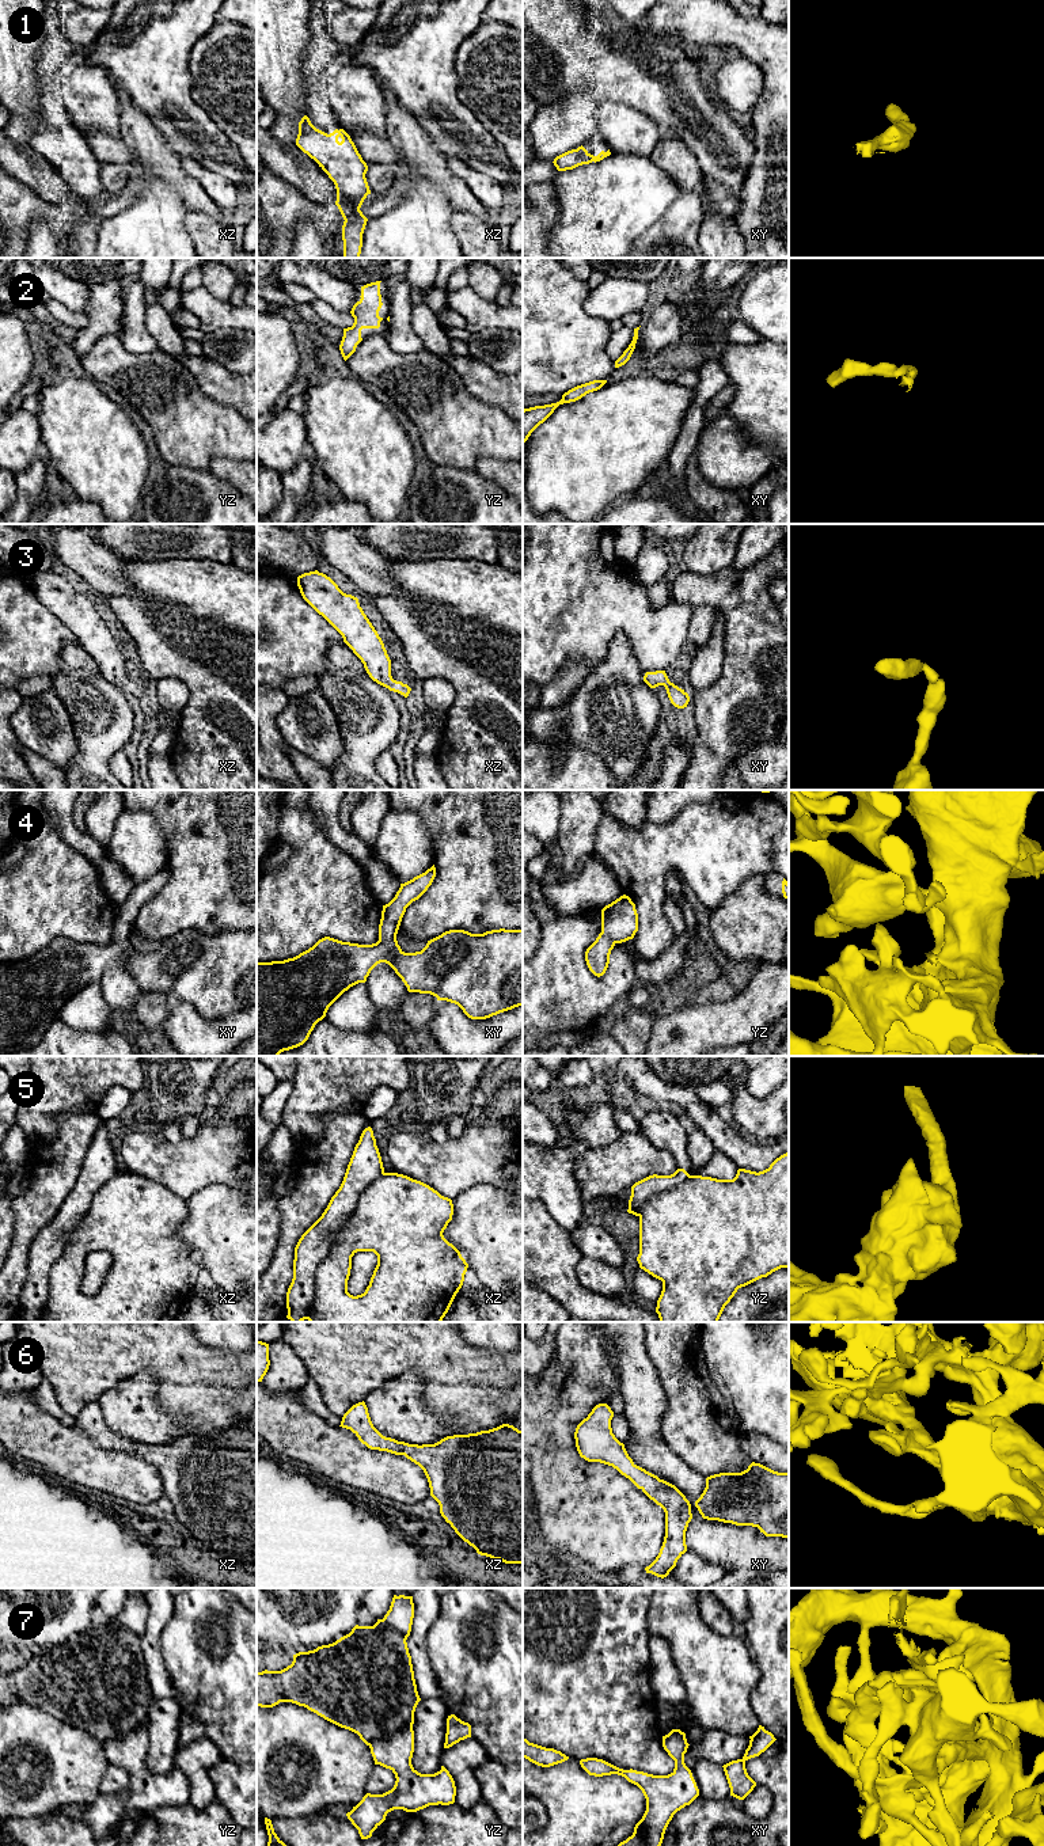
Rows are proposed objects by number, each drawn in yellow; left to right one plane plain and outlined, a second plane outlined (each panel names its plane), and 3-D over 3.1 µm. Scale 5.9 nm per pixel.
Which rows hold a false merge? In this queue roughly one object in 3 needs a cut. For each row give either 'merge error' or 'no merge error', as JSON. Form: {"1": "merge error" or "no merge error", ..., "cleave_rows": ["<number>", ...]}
{"1": "no merge error", "2": "no merge error", "3": "no merge error", "4": "no merge error", "5": "merge error", "6": "no merge error", "7": "no merge error", "cleave_rows": ["5"]}

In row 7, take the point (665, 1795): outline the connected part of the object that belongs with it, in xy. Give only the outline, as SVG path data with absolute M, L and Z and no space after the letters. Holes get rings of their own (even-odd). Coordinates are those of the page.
M672 1729L663 1736L664 1750L675 1760L675 1769L668 1775L653 1775L633 1769L623 1770L597 1758L580 1760L581 1767L589 1775L622 1775L637 1785L646 1798L646 1811L635 1824L633 1835L618 1846L661 1846L673 1815L699 1796L692 1773L684 1763L688 1746L686 1733L680 1729Z

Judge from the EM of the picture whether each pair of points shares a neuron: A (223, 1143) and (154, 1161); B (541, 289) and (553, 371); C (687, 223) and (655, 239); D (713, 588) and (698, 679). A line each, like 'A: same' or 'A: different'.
A: same
B: same
C: same
D: different

